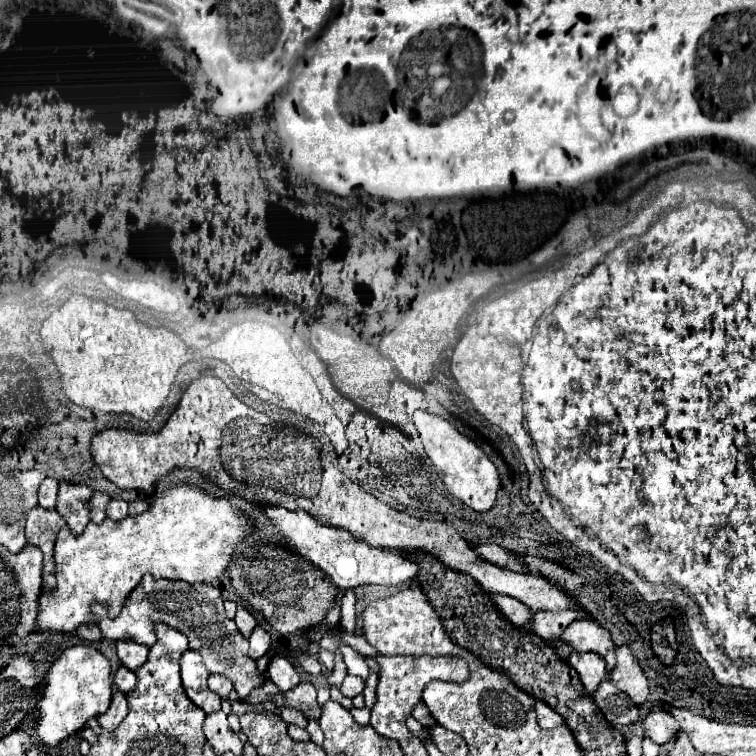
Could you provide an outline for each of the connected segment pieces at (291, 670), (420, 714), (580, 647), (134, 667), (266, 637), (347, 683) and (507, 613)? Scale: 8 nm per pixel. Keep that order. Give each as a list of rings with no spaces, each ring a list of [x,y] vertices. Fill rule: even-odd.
[[[274,655],[268,665],[268,677],[278,685],[280,691],[288,691],[300,683],[300,673],[292,665],[292,661],[284,655]]]
[[[418,703],[418,705],[414,707],[414,711],[412,711],[412,717],[414,717],[418,723],[422,723],[424,727],[432,727],[432,725],[436,725],[434,717],[430,715],[430,711],[428,711],[428,707],[426,707],[424,703]]]
[[[580,617],[574,623],[570,623],[562,639],[572,645],[574,651],[594,651],[606,661],[606,671],[610,673],[614,669],[614,643],[610,639],[610,631],[594,623],[590,617]]]
[[[118,641],[116,643],[118,649],[118,657],[122,661],[124,667],[128,667],[130,671],[138,671],[148,655],[148,647],[146,645],[138,645],[134,641]]]
[[[256,625],[254,627],[254,631],[252,631],[252,635],[248,637],[248,641],[250,641],[250,657],[252,659],[258,659],[258,657],[262,657],[268,649],[270,649],[270,643],[272,643],[272,639],[270,639],[270,631],[268,631],[268,627],[266,625]]]
[[[346,675],[346,679],[344,679],[344,683],[342,683],[342,687],[340,687],[340,691],[346,695],[346,697],[356,697],[358,693],[362,693],[362,689],[364,689],[364,681],[360,679],[360,677],[354,677],[354,675]]]
[[[494,595],[494,601],[498,605],[498,609],[504,613],[504,617],[508,617],[508,621],[512,621],[512,625],[516,627],[524,627],[526,623],[532,623],[536,611],[528,609],[524,603],[512,599],[512,597],[500,597]]]

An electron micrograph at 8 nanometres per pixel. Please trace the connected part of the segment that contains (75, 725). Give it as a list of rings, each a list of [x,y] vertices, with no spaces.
[[[76,645],[66,649],[48,669],[44,679],[44,697],[40,701],[40,719],[36,735],[46,747],[56,747],[68,735],[80,731],[90,717],[104,713],[112,701],[110,661],[94,647]]]

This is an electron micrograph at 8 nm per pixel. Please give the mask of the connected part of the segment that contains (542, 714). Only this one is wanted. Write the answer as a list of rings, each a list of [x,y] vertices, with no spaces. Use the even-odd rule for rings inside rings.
[[[536,701],[536,715],[538,715],[538,725],[542,729],[552,729],[552,727],[564,723],[564,719],[560,715],[556,715],[550,709],[550,705],[546,705],[544,701]]]

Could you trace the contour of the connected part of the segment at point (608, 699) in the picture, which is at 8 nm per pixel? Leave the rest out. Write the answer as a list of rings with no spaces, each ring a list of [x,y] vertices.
[[[604,679],[592,697],[600,707],[600,711],[604,713],[604,717],[608,719],[608,723],[612,723],[614,727],[638,721],[638,707],[624,691],[612,685],[610,679]]]

